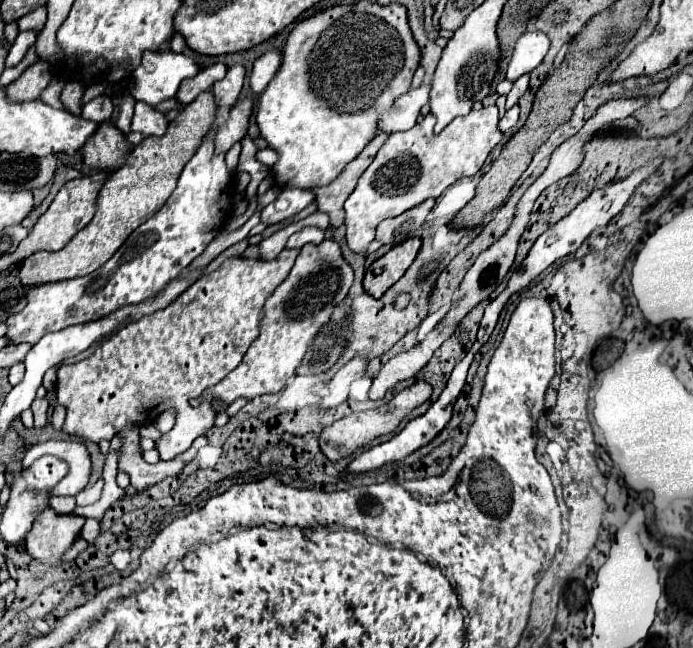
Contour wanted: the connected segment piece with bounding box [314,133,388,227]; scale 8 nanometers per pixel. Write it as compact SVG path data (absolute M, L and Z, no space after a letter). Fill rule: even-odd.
M378 133L368 145L366 149L340 173L340 177L336 177L330 185L314 189L316 197L318 197L318 211L324 211L330 215L330 225L332 227L340 227L344 223L344 201L348 199L348 195L354 191L358 177L366 171L366 167L372 163L374 155L378 153L378 149L382 147L382 143L388 139L388 133Z

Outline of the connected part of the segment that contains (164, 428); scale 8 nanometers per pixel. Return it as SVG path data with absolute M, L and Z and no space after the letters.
M170 409L170 411L164 411L158 419L156 419L156 429L160 429L162 433L168 433L172 427L174 427L174 423L176 423L176 413Z

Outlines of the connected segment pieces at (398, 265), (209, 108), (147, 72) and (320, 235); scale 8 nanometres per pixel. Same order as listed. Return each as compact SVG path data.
M412 237L408 241L404 241L398 247L392 247L386 255L382 255L380 259L376 259L366 275L364 275L364 291L372 297L382 297L384 291L388 287L392 287L402 275L404 271L410 267L410 263L414 261L416 253L420 249L420 237Z
M210 91L200 93L192 103L188 103L178 119L174 119L162 137L144 137L140 145L136 145L126 163L116 169L106 183L102 185L96 197L96 213L92 221L82 227L60 251L36 251L30 259L26 259L20 267L20 281L24 285L38 285L46 281L62 281L80 275L88 275L106 263L114 251L124 243L124 239L144 221L148 221L172 195L172 189L178 183L178 177L184 165L192 159L204 135L212 129L216 121L216 101Z
M168 49L158 53L146 51L140 67L132 73L130 93L134 99L156 107L158 103L176 97L182 79L194 77L198 71L200 69L194 59L184 53Z
M304 227L302 231L294 233L288 243L286 249L300 249L306 243L320 243L324 239L324 231L320 231L318 227Z

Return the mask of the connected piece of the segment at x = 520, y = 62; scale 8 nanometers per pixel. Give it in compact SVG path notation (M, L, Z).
M526 31L514 47L512 59L510 59L508 69L506 69L506 79L516 81L518 77L522 77L522 75L530 73L532 69L536 69L542 63L548 47L550 47L550 41L544 33Z

